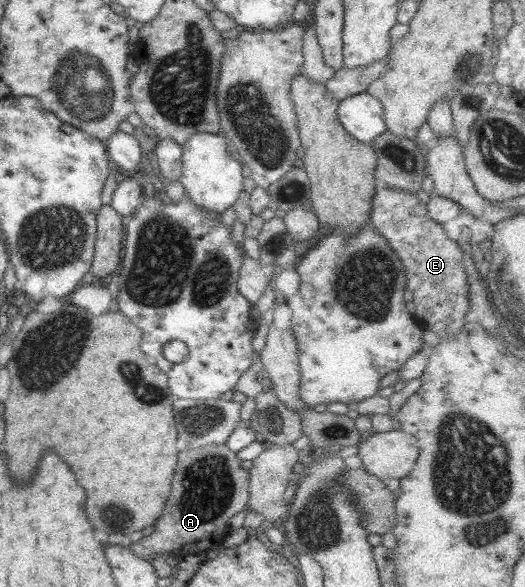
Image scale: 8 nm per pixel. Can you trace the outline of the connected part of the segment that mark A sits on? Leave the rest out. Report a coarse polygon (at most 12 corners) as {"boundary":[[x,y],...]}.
{"boundary":[[224,443],[180,451],[140,559],[216,552],[249,507],[249,473]]}

